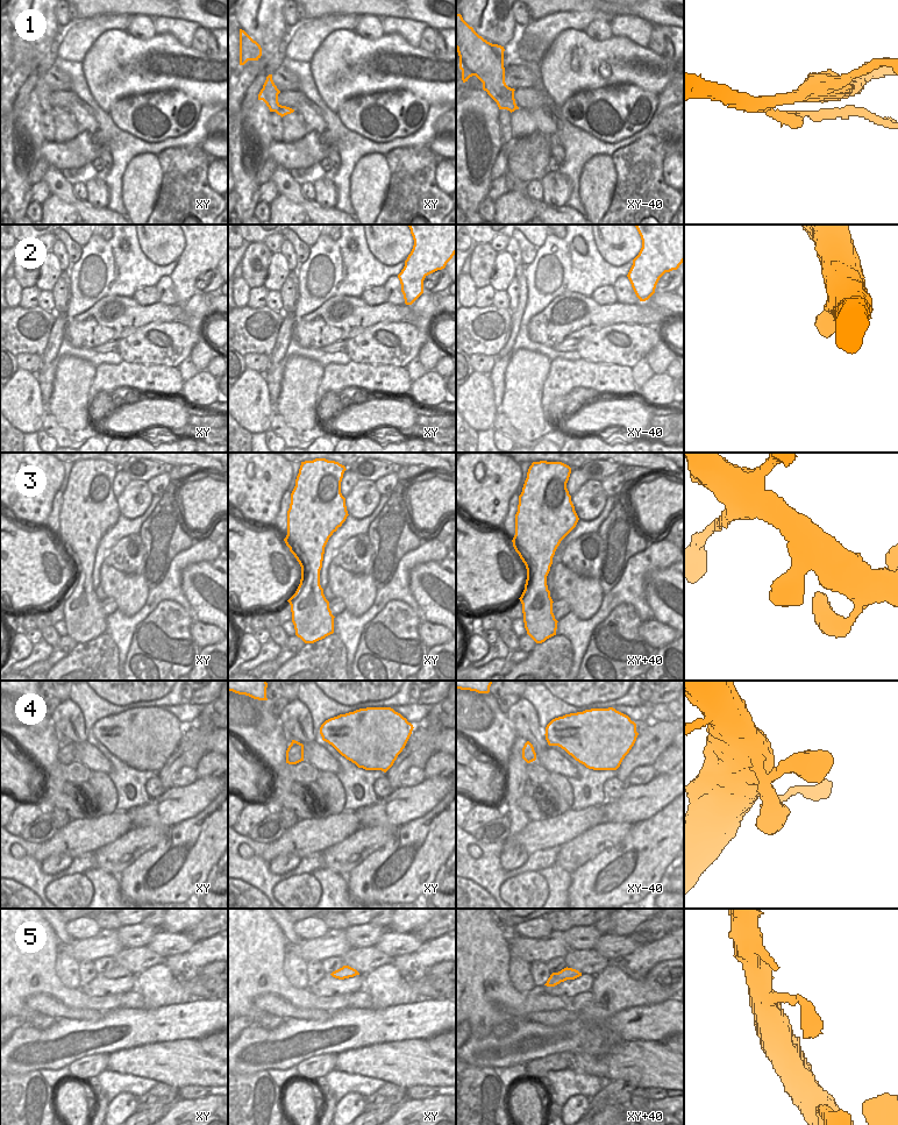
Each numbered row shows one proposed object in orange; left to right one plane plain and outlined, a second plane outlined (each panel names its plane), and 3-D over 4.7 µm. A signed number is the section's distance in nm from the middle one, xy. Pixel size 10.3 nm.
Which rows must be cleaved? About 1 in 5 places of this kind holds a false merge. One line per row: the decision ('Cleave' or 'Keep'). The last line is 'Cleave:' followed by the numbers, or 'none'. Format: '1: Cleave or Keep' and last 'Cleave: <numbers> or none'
1: Keep
2: Keep
3: Keep
4: Keep
5: Keep
Cleave: none.

